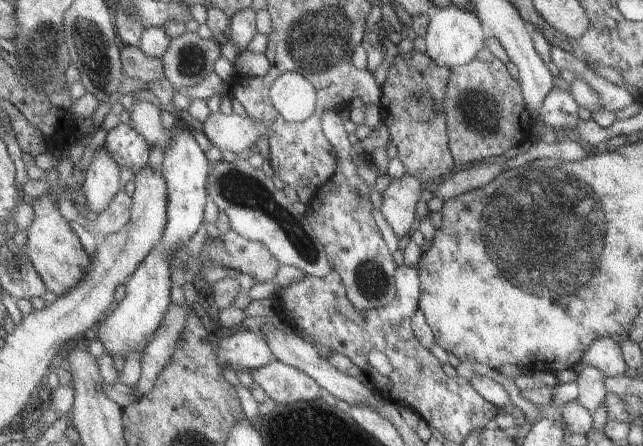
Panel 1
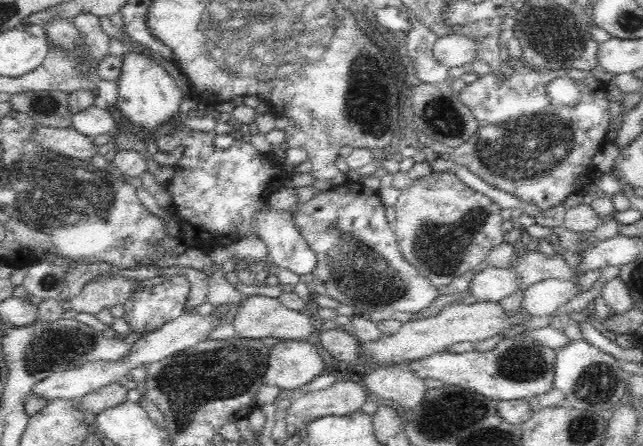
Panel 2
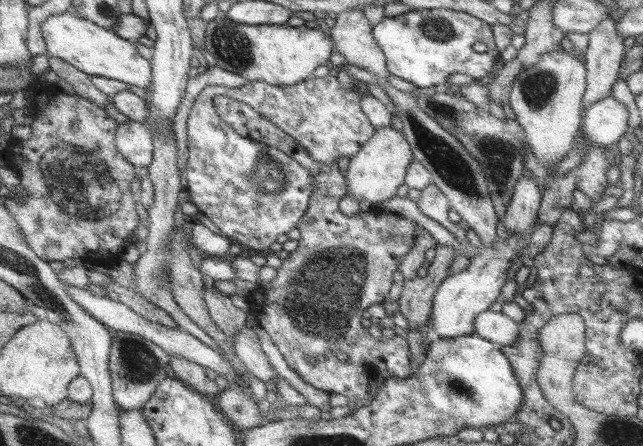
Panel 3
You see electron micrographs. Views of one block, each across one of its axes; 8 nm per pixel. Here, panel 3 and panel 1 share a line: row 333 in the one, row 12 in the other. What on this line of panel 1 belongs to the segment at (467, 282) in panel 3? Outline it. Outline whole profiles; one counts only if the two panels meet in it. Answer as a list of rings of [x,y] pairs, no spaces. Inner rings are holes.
[[[445,6],[434,8],[430,13],[425,34],[422,36],[425,46],[425,54],[437,66],[456,67],[470,60],[484,47],[486,39],[479,19],[474,15],[471,8],[457,8],[457,6]]]

